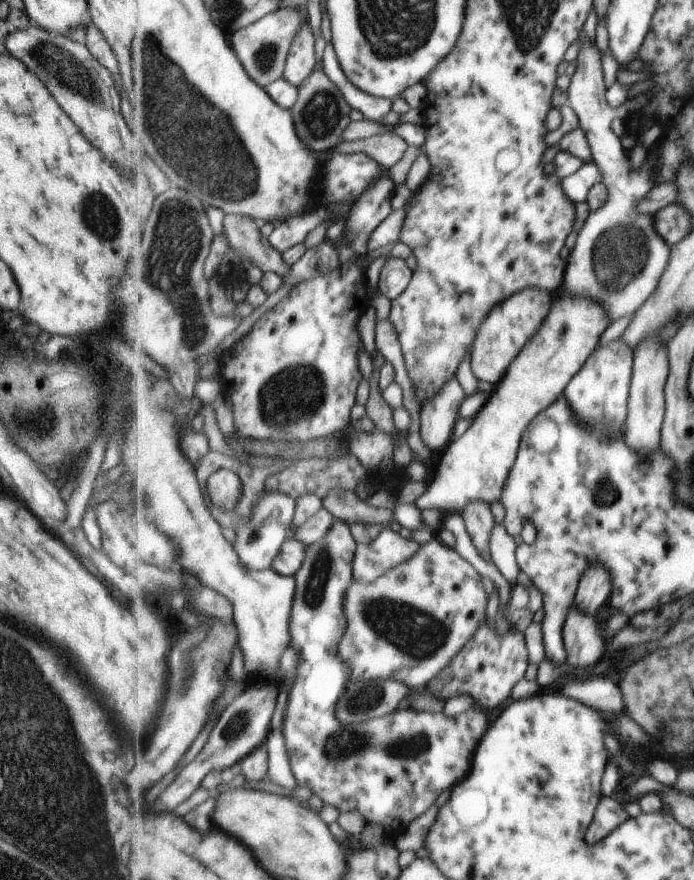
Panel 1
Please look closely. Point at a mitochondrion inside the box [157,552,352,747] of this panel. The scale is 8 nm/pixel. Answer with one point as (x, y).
(191, 665)

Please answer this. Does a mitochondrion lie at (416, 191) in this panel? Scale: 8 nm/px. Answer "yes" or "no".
no

